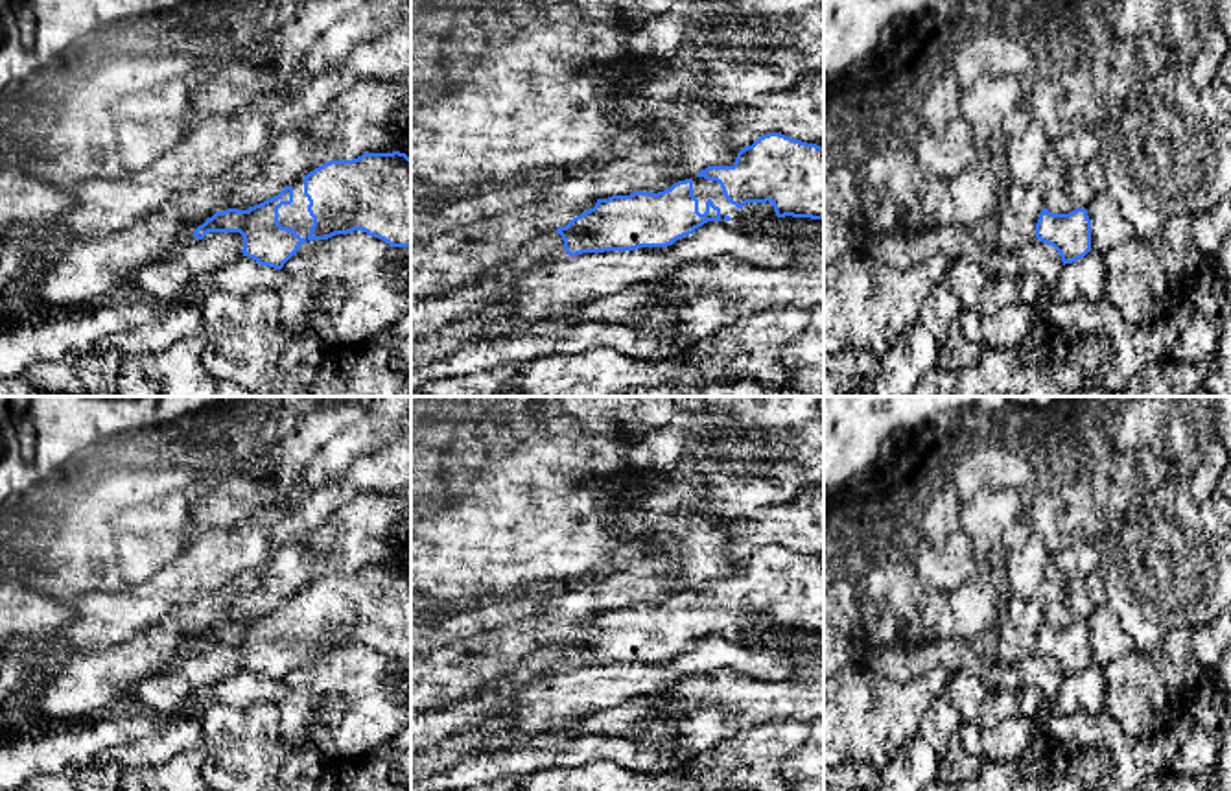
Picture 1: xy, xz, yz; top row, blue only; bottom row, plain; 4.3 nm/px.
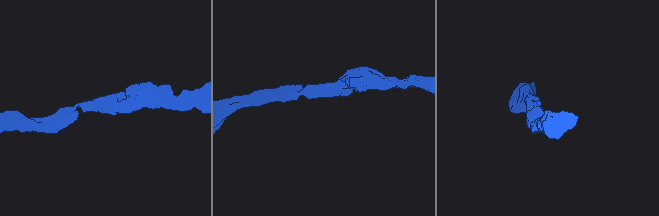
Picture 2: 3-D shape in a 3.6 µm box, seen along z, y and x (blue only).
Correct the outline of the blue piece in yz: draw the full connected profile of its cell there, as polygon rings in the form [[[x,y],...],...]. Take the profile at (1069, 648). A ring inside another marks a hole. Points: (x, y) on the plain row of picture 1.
[[[1076,621],[1069,627],[1052,627],[1041,623],[1036,636],[1036,651],[1052,658],[1063,679],[1084,671],[1091,664],[1091,632],[1085,621]]]

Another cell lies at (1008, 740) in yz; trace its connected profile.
[[[1008,719],[995,726],[962,723],[958,728],[962,747],[990,761],[1010,761],[1021,758],[1034,739],[1034,728],[1026,719]]]

